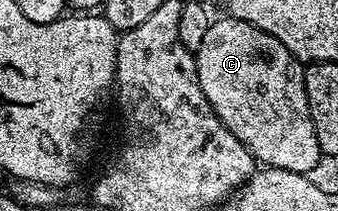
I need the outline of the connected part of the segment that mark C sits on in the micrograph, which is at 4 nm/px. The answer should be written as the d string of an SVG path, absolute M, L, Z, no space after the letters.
M213 18L206 29L202 45L195 51L198 85L206 95L206 101L214 113L246 147L257 164L274 169L286 169L290 173L308 175L322 162L318 133L314 133L314 121L310 121L310 105L306 101L304 67L294 58L290 49L282 45L270 33L258 29L241 19Z

